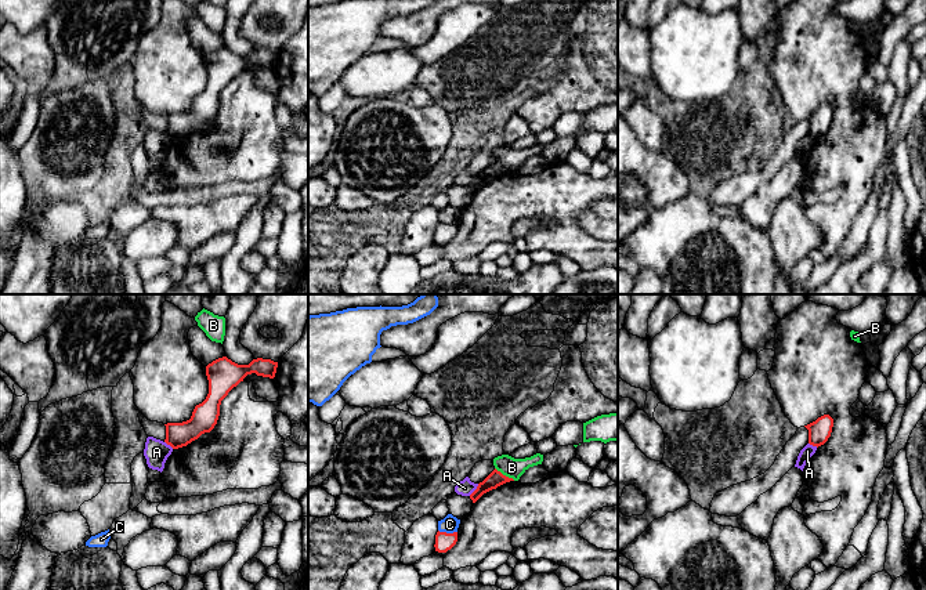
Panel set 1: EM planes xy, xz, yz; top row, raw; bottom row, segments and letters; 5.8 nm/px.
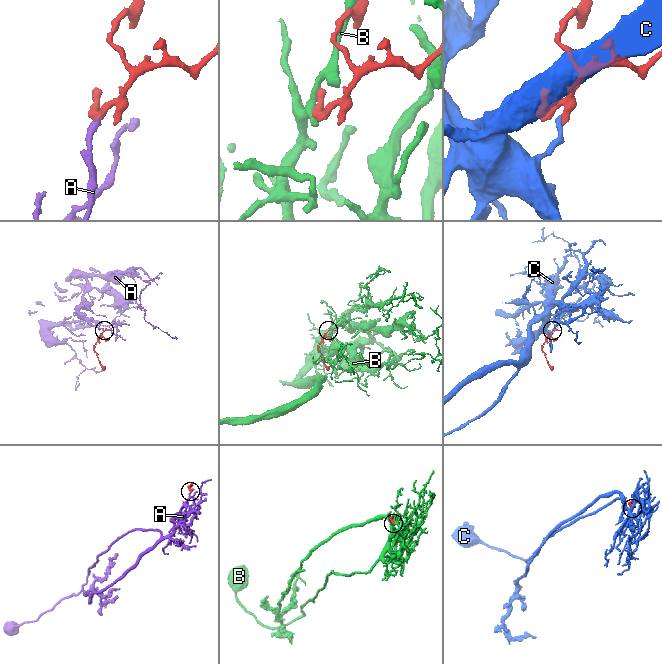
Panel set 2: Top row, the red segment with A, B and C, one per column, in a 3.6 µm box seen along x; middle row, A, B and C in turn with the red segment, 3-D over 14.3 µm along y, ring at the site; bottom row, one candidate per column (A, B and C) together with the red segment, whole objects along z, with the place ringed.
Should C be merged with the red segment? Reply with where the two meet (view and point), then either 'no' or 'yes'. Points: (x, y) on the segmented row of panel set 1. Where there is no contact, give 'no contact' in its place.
xz (448, 534) | no

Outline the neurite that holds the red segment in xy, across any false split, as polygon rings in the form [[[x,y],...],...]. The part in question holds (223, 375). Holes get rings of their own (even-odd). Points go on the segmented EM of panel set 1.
[[[227,356],[218,358],[206,366],[209,380],[209,394],[206,399],[196,405],[189,420],[182,423],[167,423],[164,442],[173,449],[187,446],[202,434],[210,432],[217,424],[221,401],[247,374],[274,379],[278,362],[257,358],[249,365],[238,365]]]

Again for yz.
[[[824,415],[804,427],[809,430],[809,444],[818,448],[831,437],[833,419],[829,415]]]

